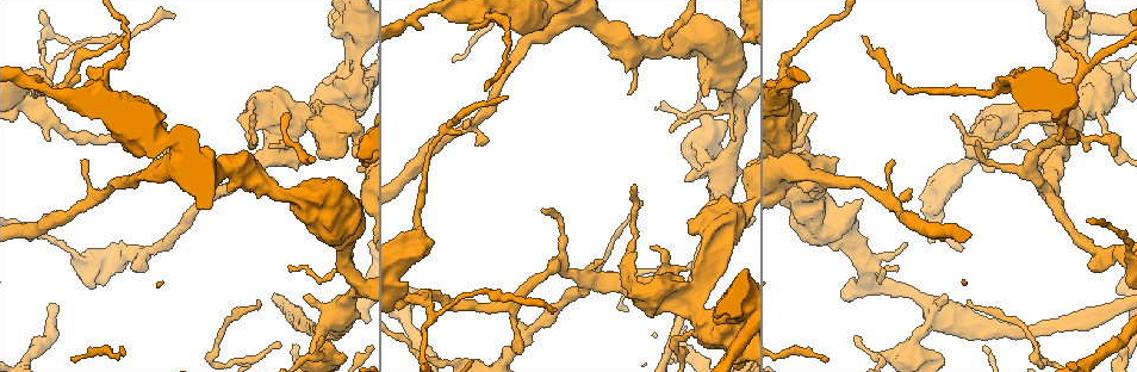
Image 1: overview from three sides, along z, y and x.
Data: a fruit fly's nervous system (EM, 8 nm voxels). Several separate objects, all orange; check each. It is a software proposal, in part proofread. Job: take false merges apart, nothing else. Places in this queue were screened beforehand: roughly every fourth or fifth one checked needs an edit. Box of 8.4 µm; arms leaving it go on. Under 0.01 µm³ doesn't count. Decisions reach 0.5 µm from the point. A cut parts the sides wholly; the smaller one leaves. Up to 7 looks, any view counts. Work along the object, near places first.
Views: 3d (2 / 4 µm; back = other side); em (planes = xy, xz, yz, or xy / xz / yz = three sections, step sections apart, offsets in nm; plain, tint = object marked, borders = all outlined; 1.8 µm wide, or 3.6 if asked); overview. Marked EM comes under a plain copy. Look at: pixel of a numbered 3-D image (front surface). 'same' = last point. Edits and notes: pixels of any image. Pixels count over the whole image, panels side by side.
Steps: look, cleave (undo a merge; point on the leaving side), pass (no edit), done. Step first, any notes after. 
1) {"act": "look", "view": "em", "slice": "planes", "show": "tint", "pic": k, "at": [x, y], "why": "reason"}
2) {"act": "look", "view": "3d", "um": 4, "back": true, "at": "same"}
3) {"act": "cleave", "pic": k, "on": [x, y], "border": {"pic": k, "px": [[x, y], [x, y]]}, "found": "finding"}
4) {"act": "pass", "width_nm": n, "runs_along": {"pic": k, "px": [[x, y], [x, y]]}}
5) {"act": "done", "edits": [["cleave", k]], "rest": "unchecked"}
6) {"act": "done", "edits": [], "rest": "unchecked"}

{"act": "look", "view": "3d", "um": 4, "pic": 1, "at": [693, 312], "why": "narrows sharply"}

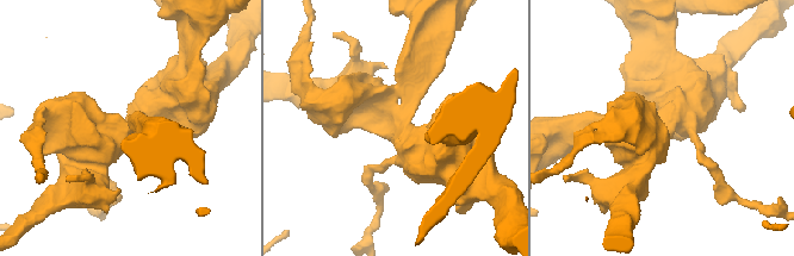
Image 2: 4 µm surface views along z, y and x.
{"act": "look", "view": "em", "um": 3.6, "slice": "planes", "show": "borders", "pic": 2, "at": [399, 130], "why": "shape alone is not enough"}

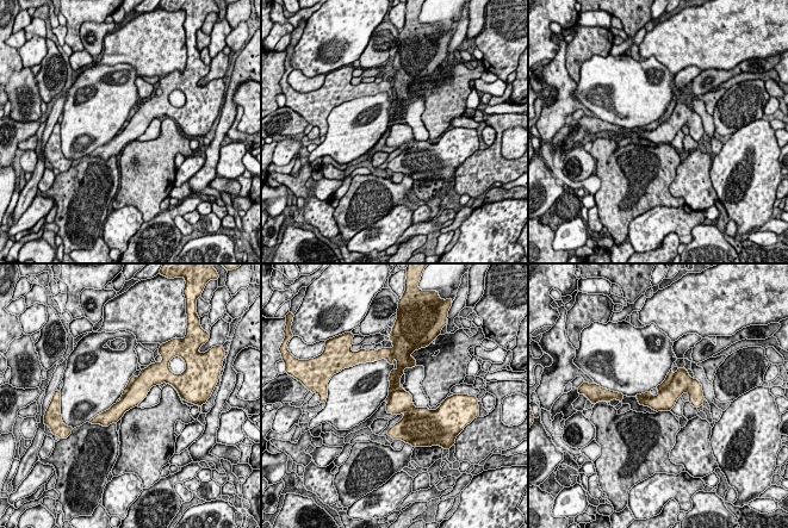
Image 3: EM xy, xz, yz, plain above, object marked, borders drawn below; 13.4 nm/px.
{"act": "cleave", "pic": 3, "on": [132, 378], "width_nm": 300, "found": "two neurons meet here"}

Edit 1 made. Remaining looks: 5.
{"act": "look", "view": "overview", "why": "redraw"}

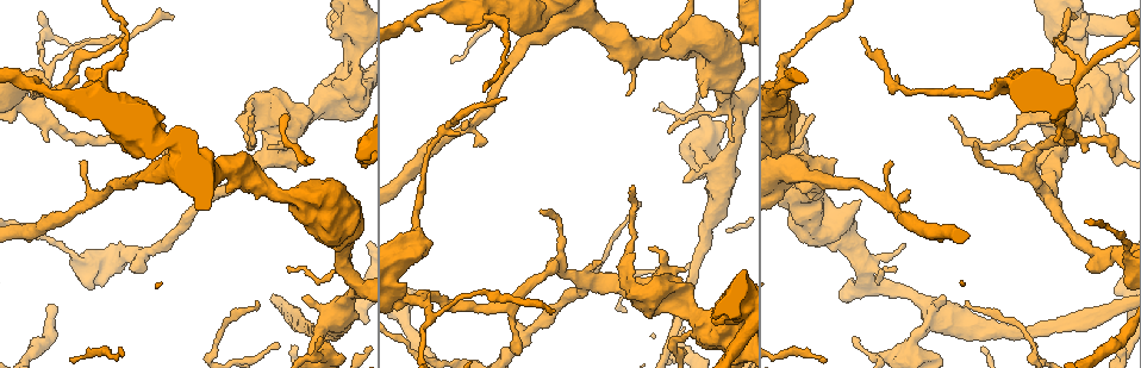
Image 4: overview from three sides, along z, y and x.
{"act": "look", "view": "em", "slice": "planes", "show": "tint", "pic": 4, "at": [864, 266], "why": "three arms meet"}

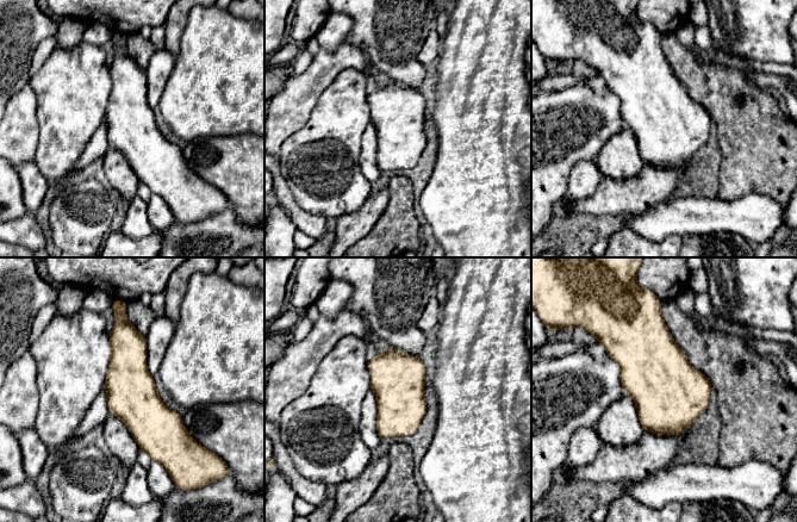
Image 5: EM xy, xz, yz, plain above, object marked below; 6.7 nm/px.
{"act": "pass", "runs_along": {"pic": 5, "px": [[118, 321], [156, 458]]}, "found": "continuous, no second neuron"}

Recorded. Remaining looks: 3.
{"act": "look", "view": "em", "um": 3.6, "slice": "planes", "show": "tint", "pic": 4, "at": [305, 209], "why": "abrupt turn"}

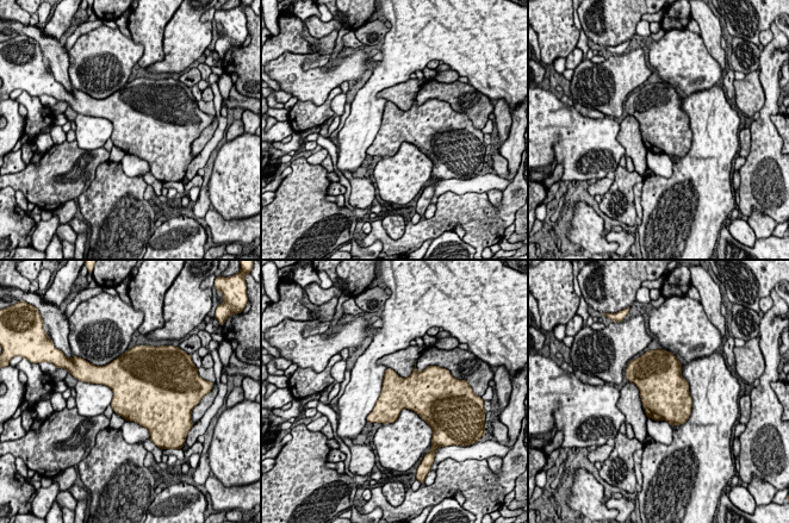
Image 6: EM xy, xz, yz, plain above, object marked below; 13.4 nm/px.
{"act": "pass", "width_nm": 460, "found": "all the same neuron"}

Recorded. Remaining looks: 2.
{"act": "done", "edits": [["cleave", 3]], "rest": "unchecked"}

